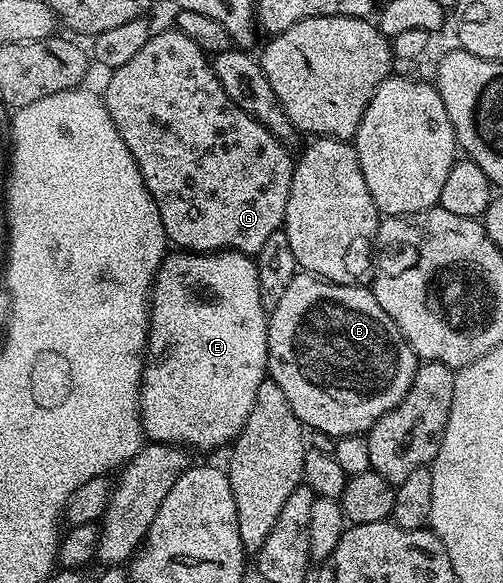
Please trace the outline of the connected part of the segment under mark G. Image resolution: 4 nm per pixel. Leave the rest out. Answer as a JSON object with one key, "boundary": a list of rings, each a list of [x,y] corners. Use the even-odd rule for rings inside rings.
{"boundary":[[[169,28],[169,30],[162,31],[161,34],[153,33],[146,40],[146,44],[142,44],[142,49],[127,64],[122,64],[107,76],[109,77],[108,83],[105,84],[104,90],[102,89],[104,107],[106,112],[110,112],[110,120],[114,120],[114,128],[118,128],[118,136],[122,136],[126,148],[130,148],[130,156],[134,156],[134,160],[142,172],[142,180],[158,208],[158,216],[162,216],[165,239],[171,245],[172,242],[176,245],[173,247],[184,252],[211,254],[218,250],[237,250],[243,254],[255,256],[258,248],[262,248],[263,242],[275,230],[281,229],[284,224],[286,200],[290,196],[290,180],[294,165],[293,155],[288,155],[287,148],[289,147],[272,135],[258,119],[248,115],[230,100],[212,69],[209,55],[205,54],[202,48],[198,48],[198,44],[194,44],[194,40],[190,40],[190,36],[182,36],[182,32],[178,29]]]}

